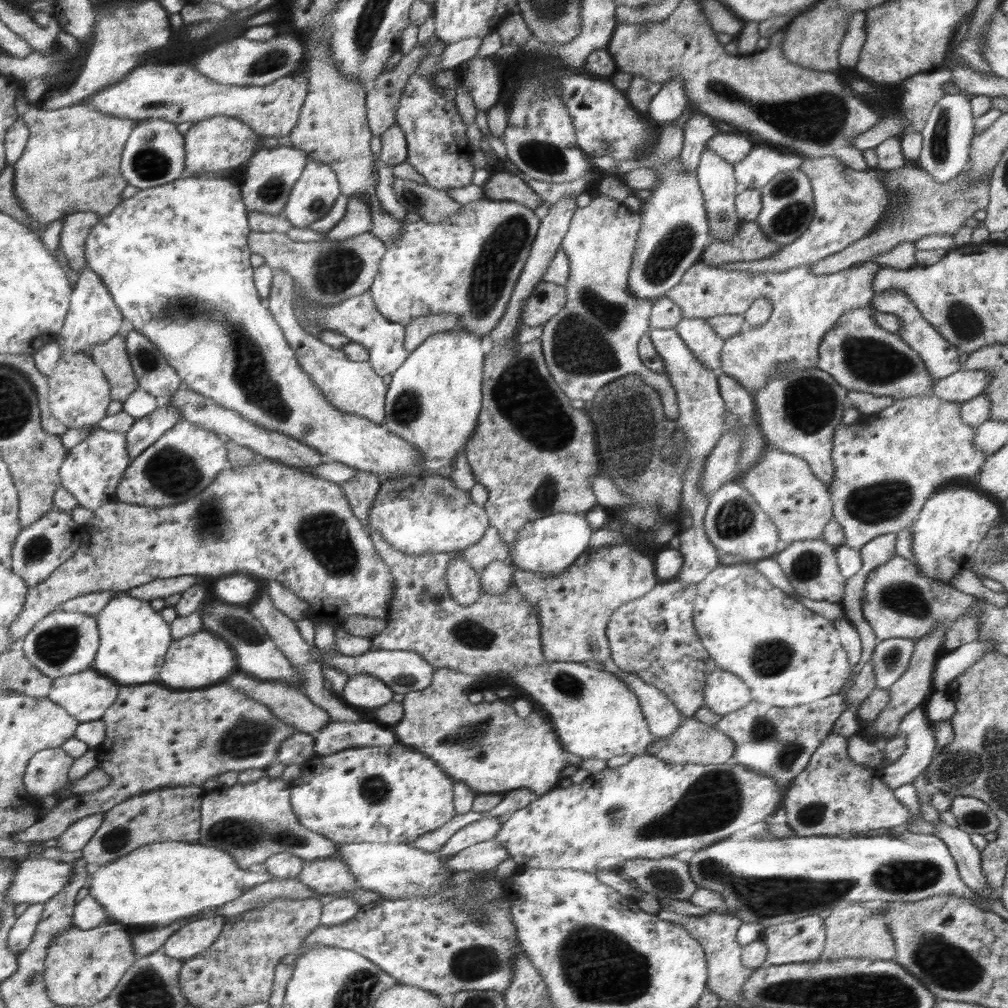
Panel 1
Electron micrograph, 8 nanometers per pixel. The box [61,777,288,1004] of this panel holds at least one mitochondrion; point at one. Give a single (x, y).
(117, 837)

